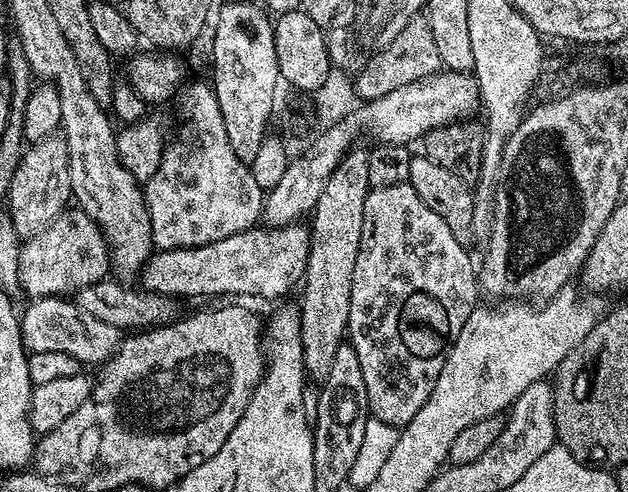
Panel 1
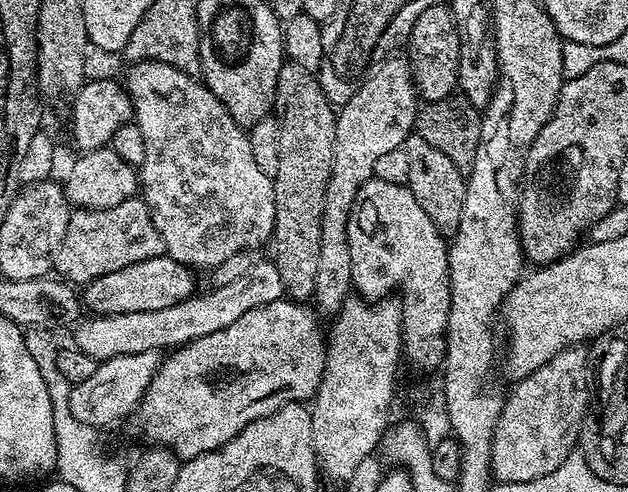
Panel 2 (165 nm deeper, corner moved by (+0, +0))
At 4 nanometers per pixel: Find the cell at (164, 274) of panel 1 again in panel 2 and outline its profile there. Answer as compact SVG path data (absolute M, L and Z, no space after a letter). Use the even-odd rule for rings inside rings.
M167 254L151 256L149 260L134 262L134 266L126 266L122 270L114 270L102 278L93 280L91 284L83 289L82 304L84 302L85 306L89 308L87 310L89 313L98 316L134 314L142 310L162 310L166 306L174 306L178 302L188 299L189 296L197 291L195 274L197 275L189 265L175 260L173 256Z

